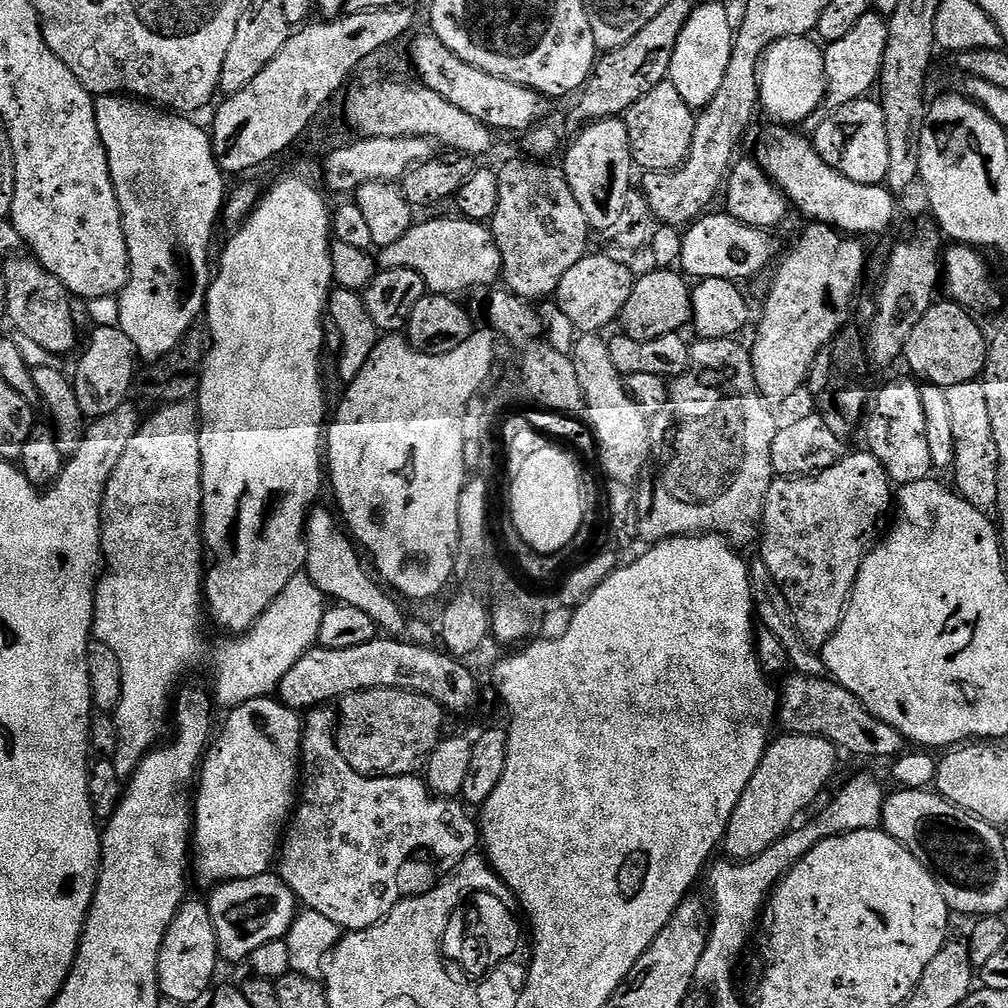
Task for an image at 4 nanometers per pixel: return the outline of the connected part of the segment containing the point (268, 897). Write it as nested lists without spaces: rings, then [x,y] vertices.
[[[265,874],[252,880],[229,880],[211,889],[212,897],[206,903],[212,912],[216,930],[220,933],[220,959],[247,961],[258,950],[258,946],[266,946],[266,942],[274,942],[287,937],[293,922],[298,915],[298,901],[290,886],[284,884],[279,875]]]

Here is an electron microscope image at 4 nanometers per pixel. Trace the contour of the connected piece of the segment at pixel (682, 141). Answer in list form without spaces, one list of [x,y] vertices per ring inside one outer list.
[[[668,78],[650,88],[644,97],[638,98],[628,108],[623,117],[628,131],[628,145],[632,151],[633,165],[637,169],[650,172],[670,172],[679,169],[690,154],[696,118],[697,113],[686,104]]]

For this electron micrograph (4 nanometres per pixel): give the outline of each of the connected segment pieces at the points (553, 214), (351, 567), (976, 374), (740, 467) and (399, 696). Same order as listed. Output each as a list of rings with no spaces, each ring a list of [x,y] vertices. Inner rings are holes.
[[[521,159],[506,161],[496,172],[498,210],[494,210],[490,227],[500,251],[503,287],[532,302],[535,296],[551,297],[566,270],[586,255],[590,229],[586,214],[582,214],[582,206],[578,206],[578,198],[574,198],[574,190],[570,190],[570,182],[566,182],[563,167],[556,165],[555,168],[552,162],[541,162],[539,159]]]
[[[313,507],[308,514],[308,526],[306,529],[308,538],[306,571],[308,577],[314,582],[314,586],[318,586],[318,590],[324,592],[325,597],[332,599],[333,596],[333,601],[354,606],[358,610],[362,610],[362,614],[370,614],[370,618],[376,624],[377,629],[384,631],[385,628],[388,631],[385,633],[391,634],[396,638],[403,637],[408,624],[404,621],[404,616],[400,613],[399,606],[391,600],[393,597],[375,579],[372,581],[368,577],[368,572],[364,569],[363,562],[360,561],[361,553],[358,551],[353,537],[345,531],[334,512],[334,517],[332,517],[330,509],[320,507]]]
[[[947,298],[934,302],[930,310],[922,314],[922,322],[918,322],[918,326],[910,330],[910,338],[906,338],[902,357],[913,377],[943,389],[983,377],[990,340],[968,316],[971,316],[969,309],[953,304]]]
[[[697,339],[691,345],[689,356],[690,362],[688,368],[671,381],[668,389],[668,398],[659,411],[651,417],[652,443],[654,445],[655,455],[660,456],[664,465],[660,468],[660,473],[656,476],[656,481],[652,484],[652,497],[648,500],[648,509],[645,507],[640,513],[640,540],[645,545],[651,546],[659,544],[661,540],[670,540],[674,536],[694,536],[697,534],[715,534],[724,537],[729,544],[737,549],[744,550],[747,544],[755,545],[758,537],[761,535],[764,526],[764,507],[766,506],[766,494],[770,490],[774,479],[772,471],[772,459],[770,458],[770,446],[774,446],[774,438],[778,421],[774,413],[773,405],[758,390],[754,382],[754,370],[752,369],[752,357],[749,349],[740,344],[735,344],[735,339],[727,340],[702,340]]]
[[[375,688],[345,696],[338,704],[336,745],[354,770],[363,776],[411,776],[425,767],[428,757],[442,739],[446,713],[438,702],[417,692],[397,688]]]

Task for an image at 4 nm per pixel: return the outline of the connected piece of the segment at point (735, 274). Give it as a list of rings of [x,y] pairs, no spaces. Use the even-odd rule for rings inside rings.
[[[705,214],[687,225],[683,233],[682,254],[678,264],[689,277],[700,280],[722,278],[743,282],[758,275],[772,258],[771,233],[765,229],[750,227],[733,216]],[[688,272],[689,273],[688,273]],[[692,275],[692,276],[691,276]]]

